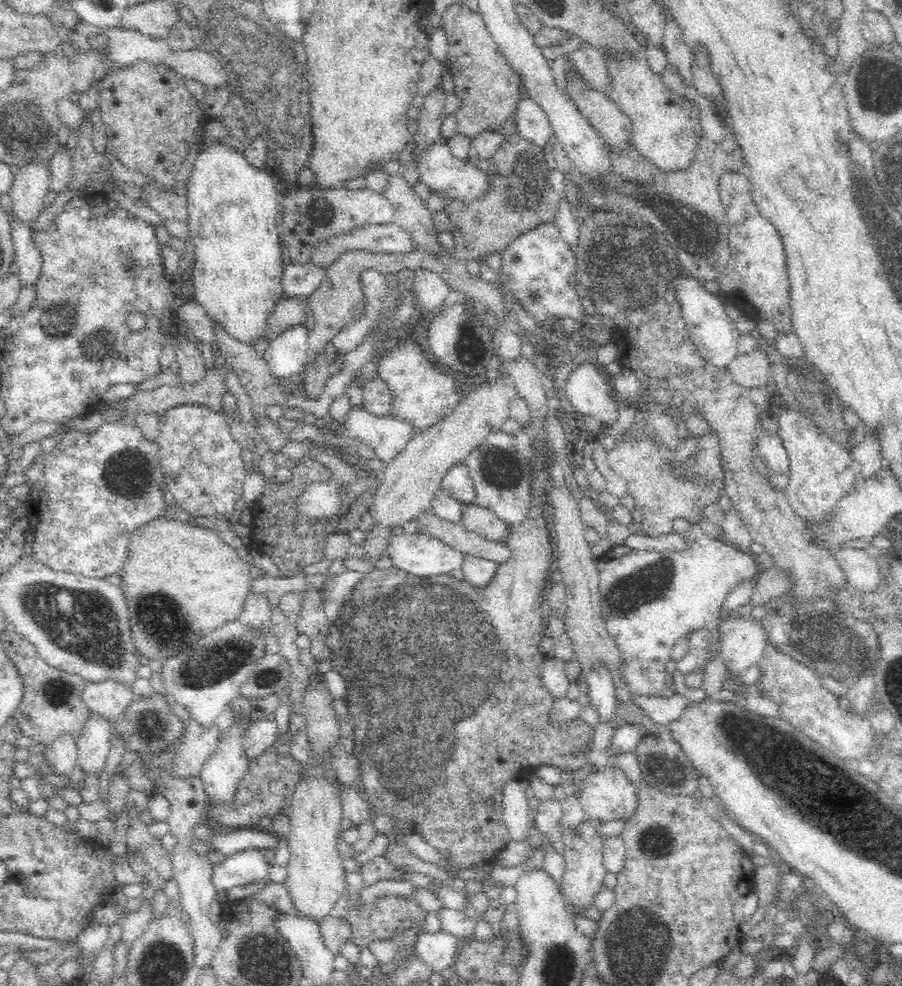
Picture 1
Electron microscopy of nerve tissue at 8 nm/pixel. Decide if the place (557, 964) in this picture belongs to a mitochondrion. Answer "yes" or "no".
yes

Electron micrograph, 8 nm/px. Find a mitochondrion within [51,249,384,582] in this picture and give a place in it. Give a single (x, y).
(124, 472)

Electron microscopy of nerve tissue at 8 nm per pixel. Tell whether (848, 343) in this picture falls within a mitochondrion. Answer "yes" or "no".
no

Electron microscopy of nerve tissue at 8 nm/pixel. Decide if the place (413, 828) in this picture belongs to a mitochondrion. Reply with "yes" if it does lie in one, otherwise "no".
no

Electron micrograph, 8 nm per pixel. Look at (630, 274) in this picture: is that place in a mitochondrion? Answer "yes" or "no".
yes

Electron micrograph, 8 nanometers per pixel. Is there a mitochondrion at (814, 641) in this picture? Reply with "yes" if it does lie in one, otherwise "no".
yes

